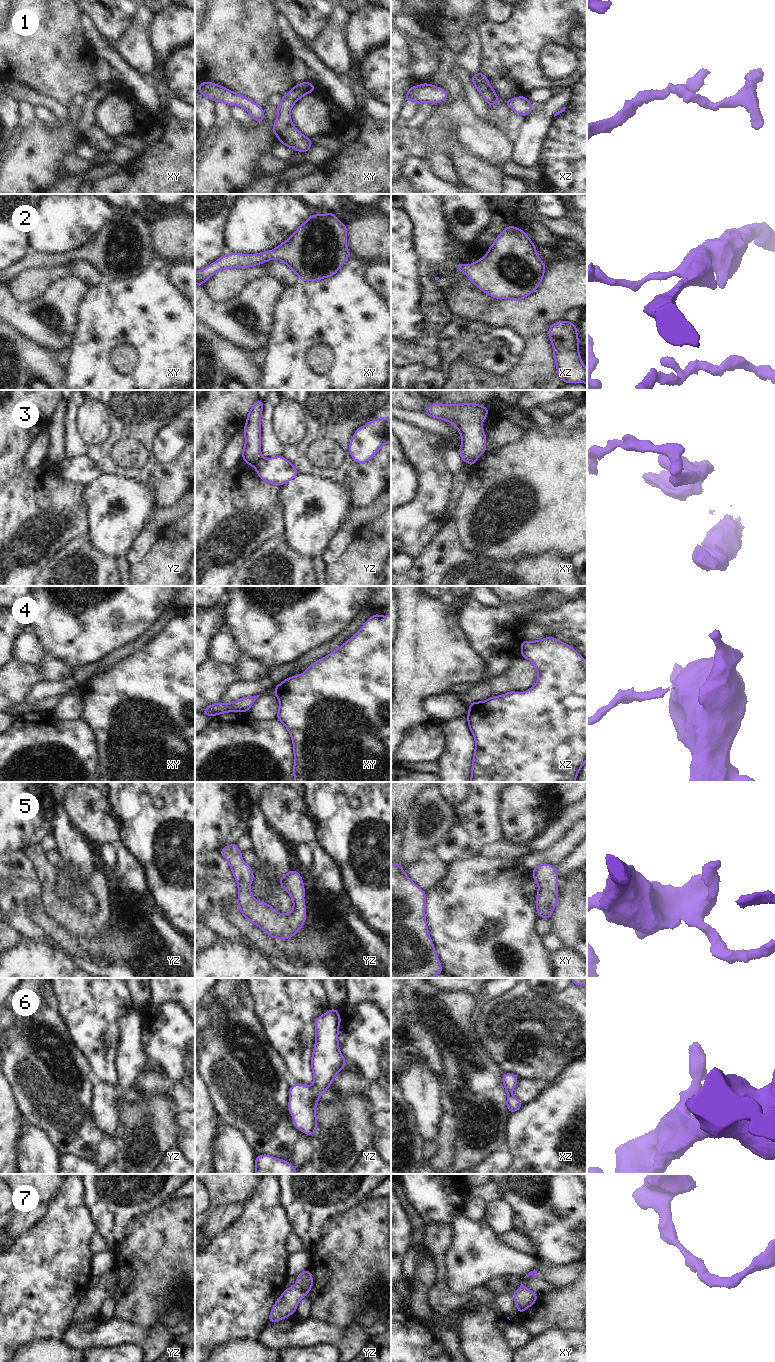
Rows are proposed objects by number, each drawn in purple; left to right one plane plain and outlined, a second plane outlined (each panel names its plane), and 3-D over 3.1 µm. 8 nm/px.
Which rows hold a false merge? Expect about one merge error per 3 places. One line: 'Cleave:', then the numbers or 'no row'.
Cleave: 3, 4

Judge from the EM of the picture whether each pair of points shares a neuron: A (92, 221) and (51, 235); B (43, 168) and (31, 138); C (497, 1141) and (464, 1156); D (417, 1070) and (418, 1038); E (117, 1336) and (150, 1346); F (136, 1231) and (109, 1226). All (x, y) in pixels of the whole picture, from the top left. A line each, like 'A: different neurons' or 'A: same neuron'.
A: same neuron
B: same neuron
C: same neuron
D: different neurons
E: different neurons
F: different neurons

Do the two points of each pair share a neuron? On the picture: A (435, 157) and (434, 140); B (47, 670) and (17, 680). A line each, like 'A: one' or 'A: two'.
A: two
B: one

